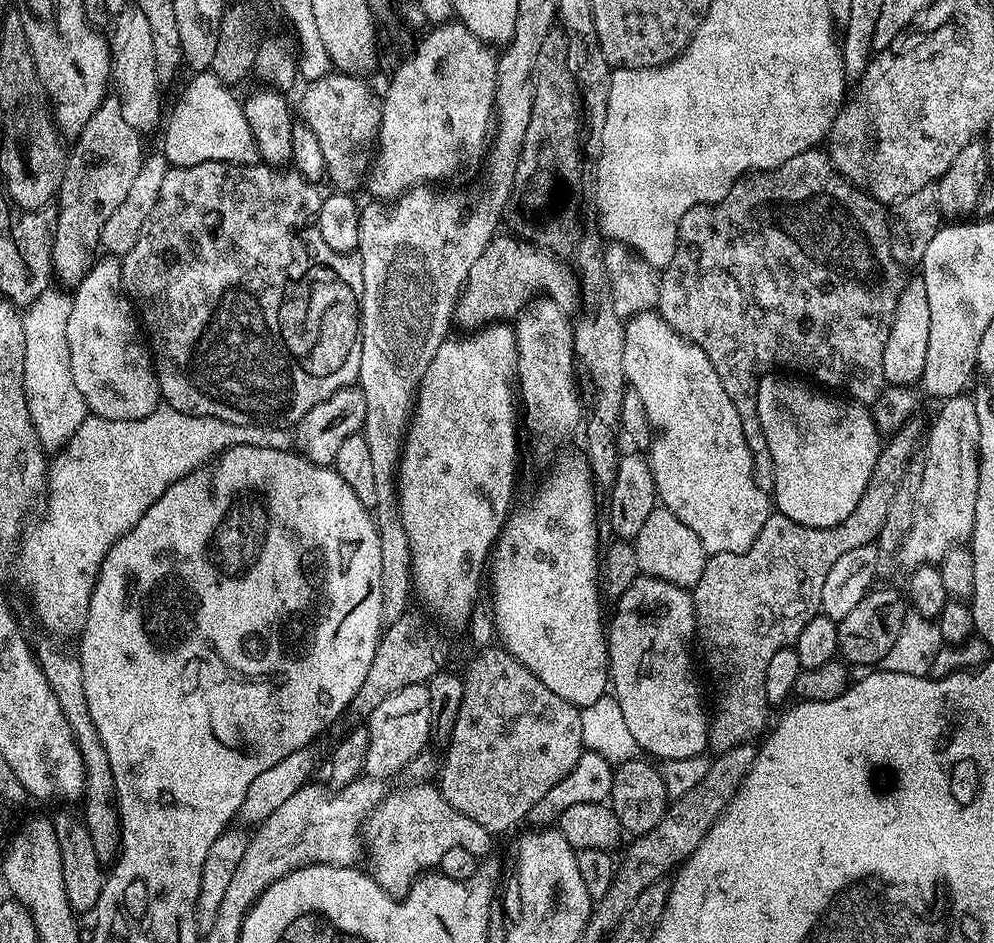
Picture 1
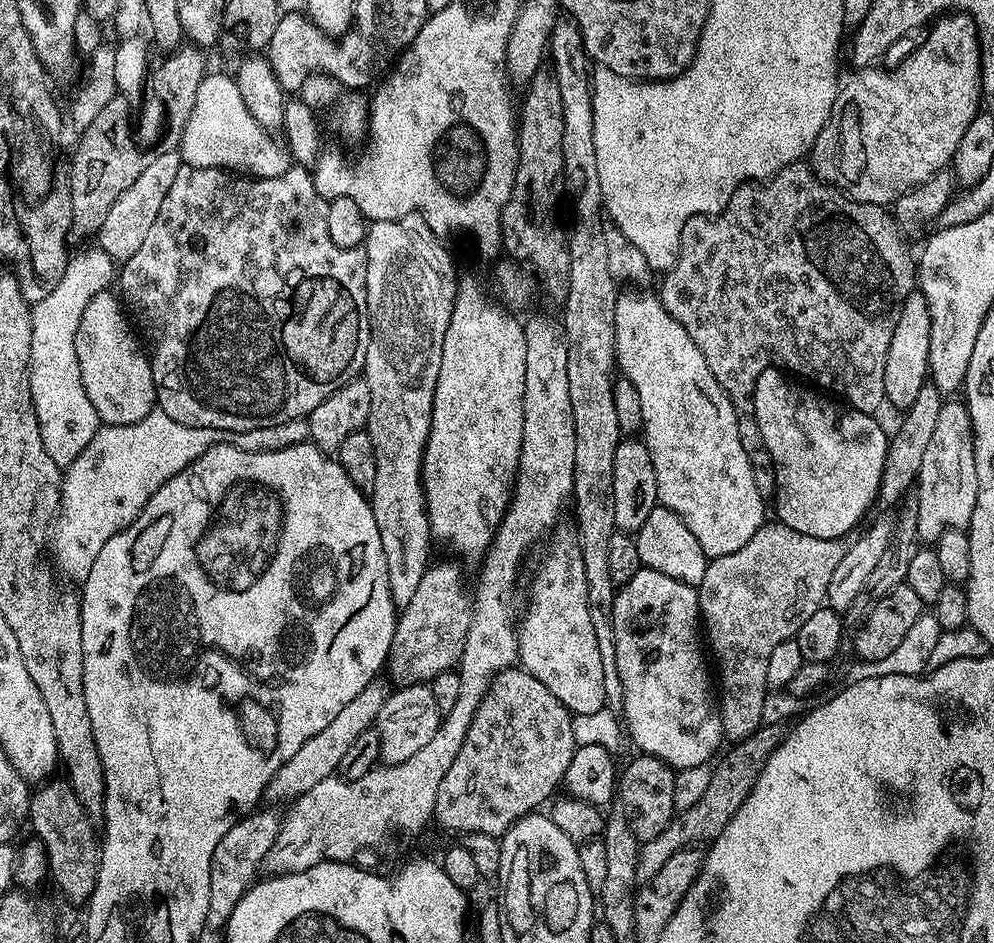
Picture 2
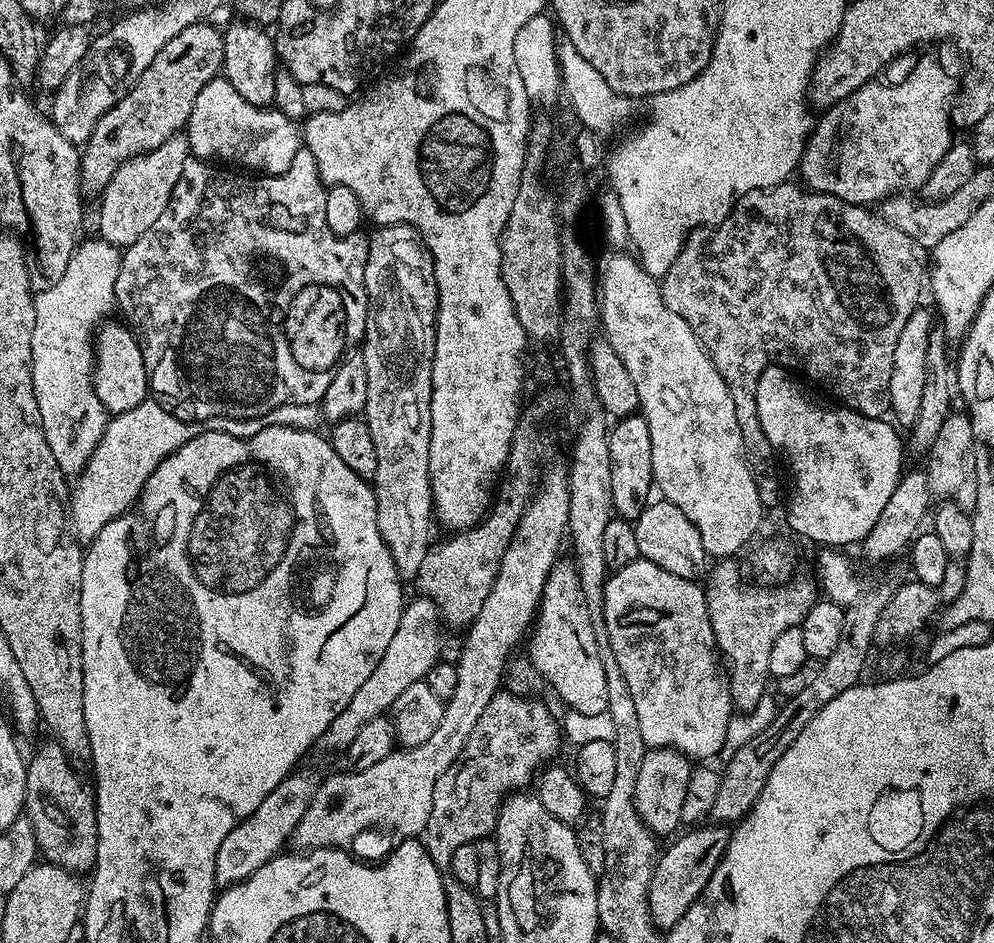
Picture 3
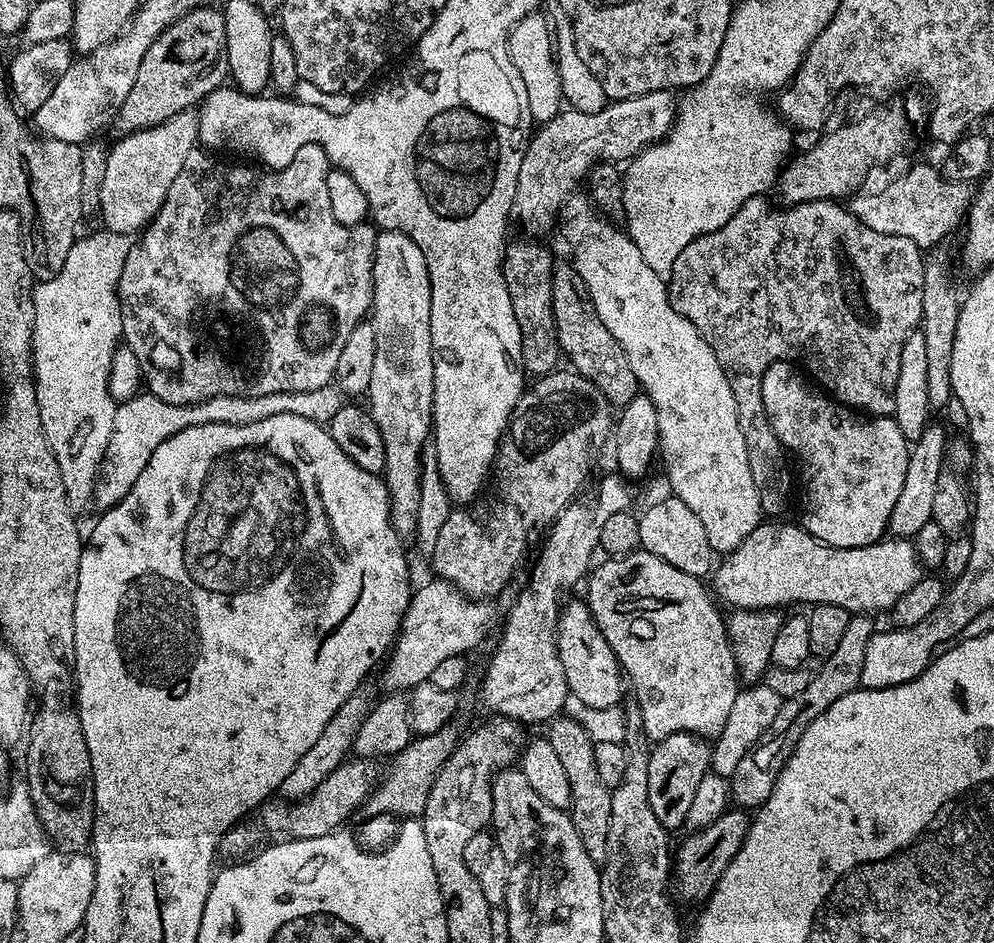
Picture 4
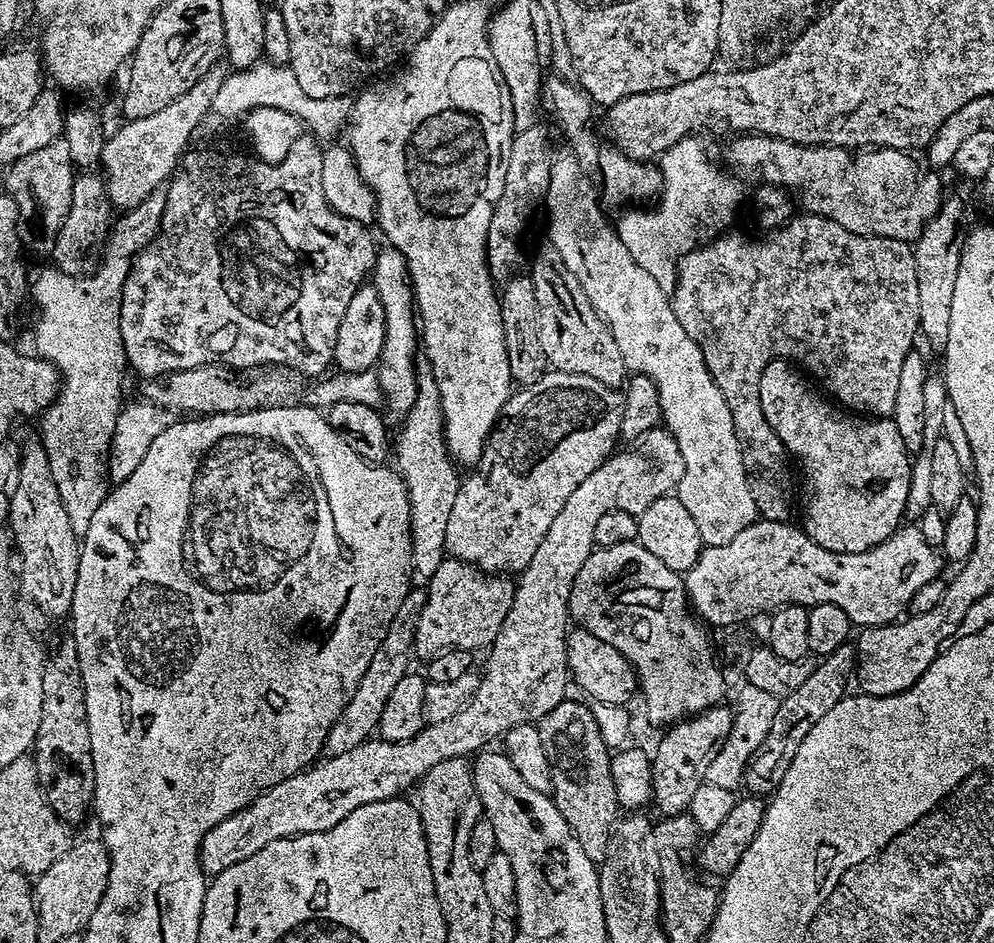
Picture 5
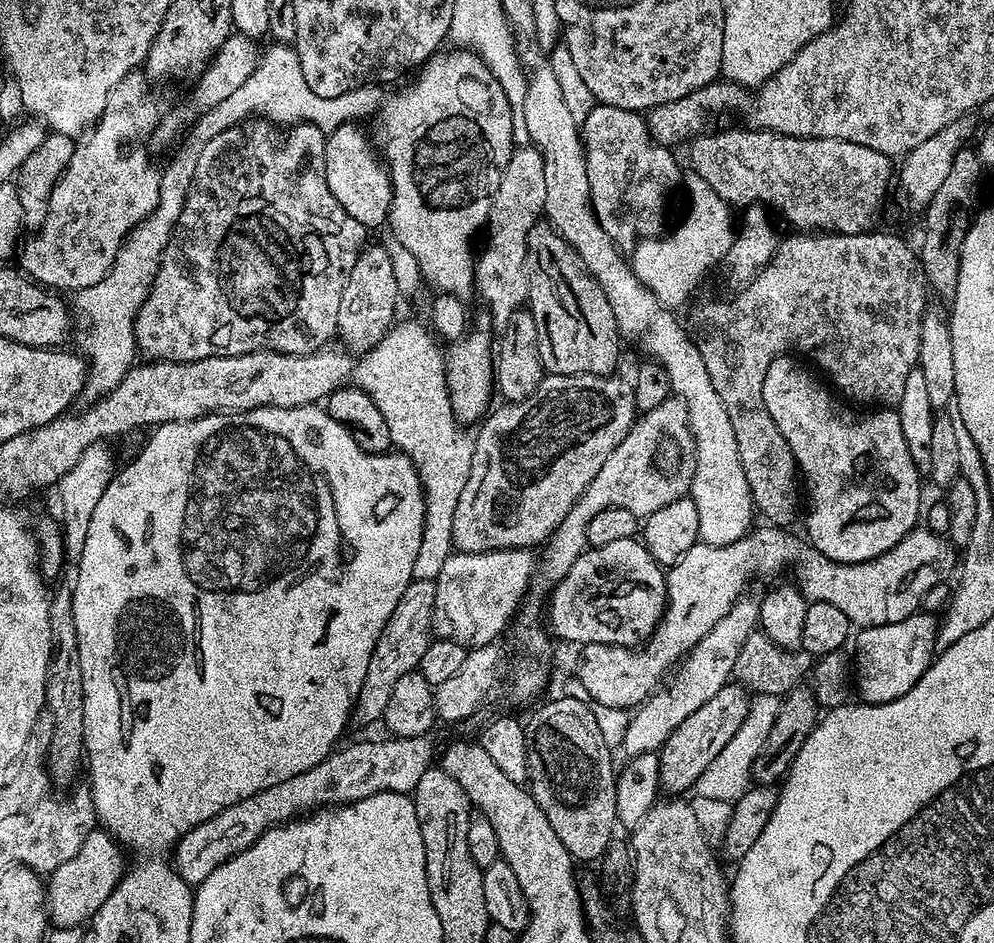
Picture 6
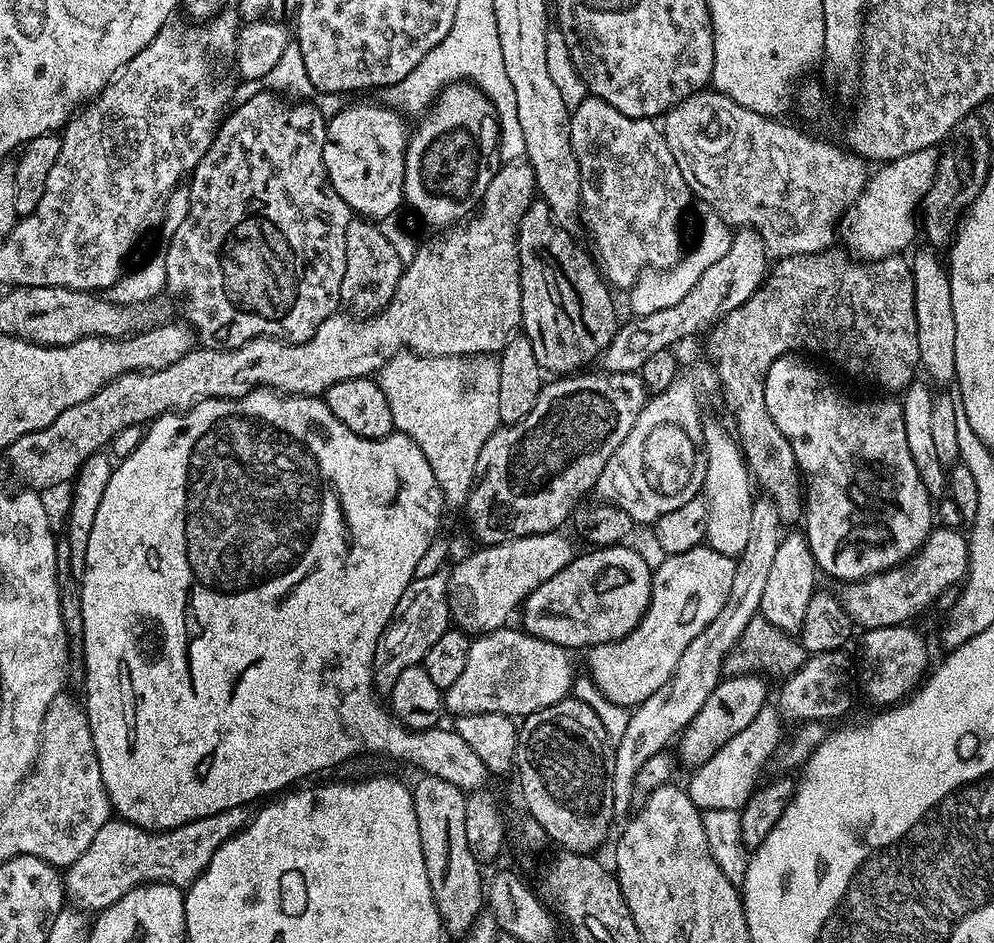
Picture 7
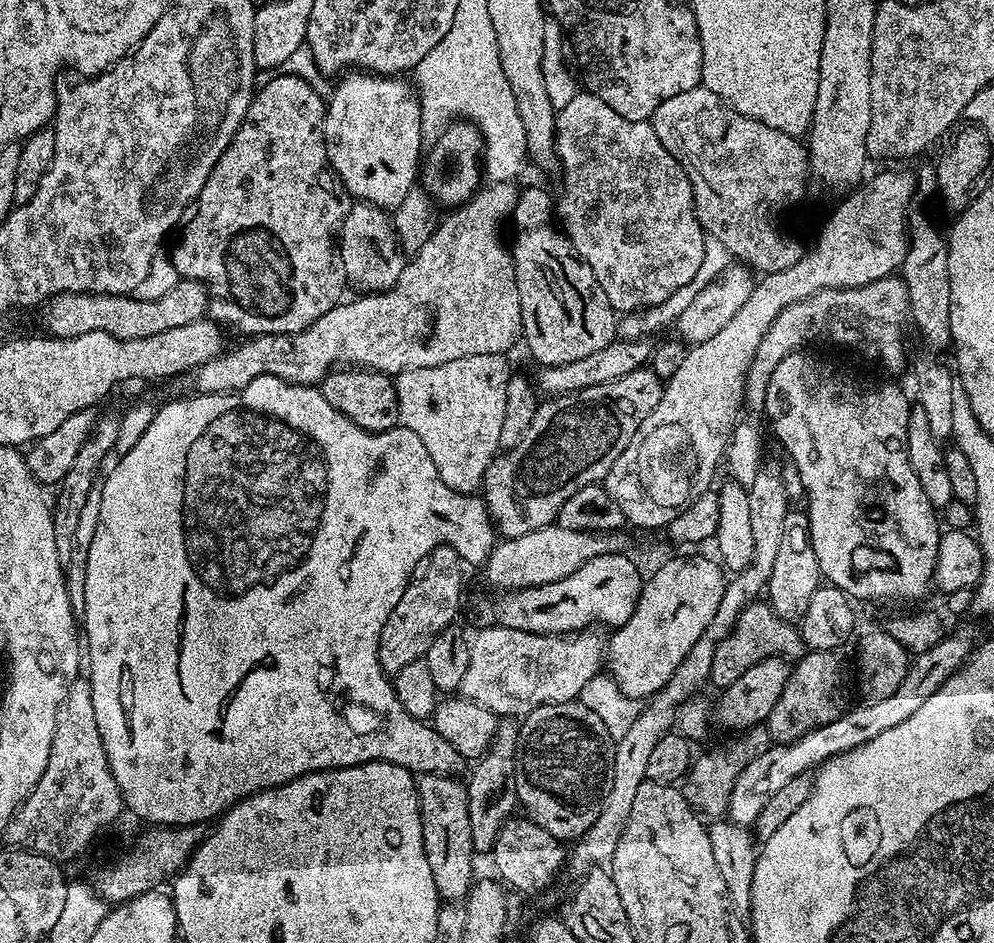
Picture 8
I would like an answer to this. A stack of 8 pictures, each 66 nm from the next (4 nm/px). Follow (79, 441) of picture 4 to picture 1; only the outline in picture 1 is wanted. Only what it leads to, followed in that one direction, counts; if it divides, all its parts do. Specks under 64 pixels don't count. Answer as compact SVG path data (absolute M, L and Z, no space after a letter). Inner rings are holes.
M50 286L33 304L27 305L23 313L26 330L26 366L24 367L24 385L30 418L36 427L40 444L45 450L59 450L74 438L78 426L90 415L82 394L78 394L78 386L74 386L74 374L70 374L70 346L66 342L66 322L70 322L70 310L73 297L68 296L59 287Z

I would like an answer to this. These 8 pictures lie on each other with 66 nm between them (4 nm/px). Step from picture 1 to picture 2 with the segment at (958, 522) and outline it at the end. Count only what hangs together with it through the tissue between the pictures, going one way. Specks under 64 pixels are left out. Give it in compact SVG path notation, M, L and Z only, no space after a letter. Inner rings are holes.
M949 399L938 413L938 423L926 446L918 487L914 492L916 531L919 539L924 542L939 540L947 528L967 529L974 514L974 502L978 498L972 419L967 403L957 400Z

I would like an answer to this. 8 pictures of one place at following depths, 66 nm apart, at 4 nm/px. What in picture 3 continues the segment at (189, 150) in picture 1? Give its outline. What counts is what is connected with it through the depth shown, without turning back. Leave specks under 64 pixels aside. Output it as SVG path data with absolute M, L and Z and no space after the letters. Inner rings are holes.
M217 78L206 82L206 86L202 86L201 92L198 93L194 110L190 110L186 135L191 155L197 160L223 162L225 165L235 166L240 170L251 170L256 174L275 174L286 171L292 164L298 147L297 141L295 142L296 128L297 121L291 116L277 112L272 106L259 108L246 102L246 98L242 98L242 94L238 94L238 90L234 90L234 86L230 86L228 80Z

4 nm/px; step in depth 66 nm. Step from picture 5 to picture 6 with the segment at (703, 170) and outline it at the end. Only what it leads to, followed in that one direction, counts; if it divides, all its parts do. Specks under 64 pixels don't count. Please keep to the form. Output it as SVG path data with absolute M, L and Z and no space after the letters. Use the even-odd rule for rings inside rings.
M692 178L688 184L688 192L696 201L692 204L692 221L684 228L684 245L675 244L672 240L645 238L630 252L632 273L654 293L658 302L669 310L676 310L679 304L686 303L688 295L700 282L699 276L715 260L723 261L730 243L730 233L734 228L733 222L731 224L728 221L729 204L718 198L718 194L710 190L705 180Z

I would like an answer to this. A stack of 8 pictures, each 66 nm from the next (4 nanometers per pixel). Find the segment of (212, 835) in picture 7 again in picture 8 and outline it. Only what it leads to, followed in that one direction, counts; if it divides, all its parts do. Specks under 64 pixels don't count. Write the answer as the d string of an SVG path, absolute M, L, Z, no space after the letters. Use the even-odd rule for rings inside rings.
M152 826L132 844L129 852L121 854L117 860L109 862L105 868L96 872L94 891L107 900L109 905L124 904L141 896L144 892L152 892L161 887L160 883L171 881L177 872L188 864L188 860L196 852L206 832L200 826Z

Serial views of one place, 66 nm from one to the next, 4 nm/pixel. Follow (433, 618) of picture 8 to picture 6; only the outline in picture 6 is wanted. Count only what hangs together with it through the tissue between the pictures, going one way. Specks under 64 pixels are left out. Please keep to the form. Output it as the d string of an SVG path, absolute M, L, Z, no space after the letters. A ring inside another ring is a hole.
M413 580L410 586L406 586L406 594L402 594L402 598L398 598L394 614L390 614L390 622L386 622L386 626L374 646L374 654L370 654L370 666L366 666L366 678L362 682L362 690L358 690L356 706L352 710L352 720L355 723L372 724L375 720L376 723L383 721L384 711L390 703L390 694L393 692L396 683L398 683L398 678L402 678L402 674L419 669L422 654L426 654L428 645L434 636L432 611L434 610L435 593L435 580Z

